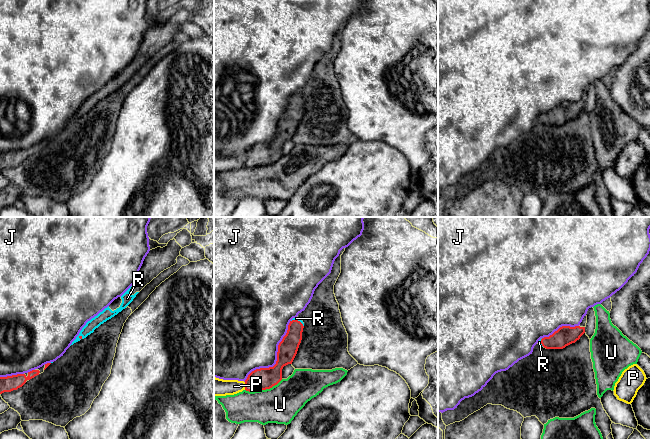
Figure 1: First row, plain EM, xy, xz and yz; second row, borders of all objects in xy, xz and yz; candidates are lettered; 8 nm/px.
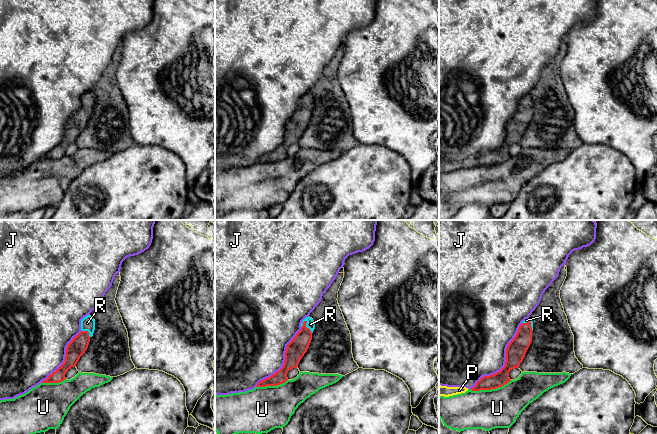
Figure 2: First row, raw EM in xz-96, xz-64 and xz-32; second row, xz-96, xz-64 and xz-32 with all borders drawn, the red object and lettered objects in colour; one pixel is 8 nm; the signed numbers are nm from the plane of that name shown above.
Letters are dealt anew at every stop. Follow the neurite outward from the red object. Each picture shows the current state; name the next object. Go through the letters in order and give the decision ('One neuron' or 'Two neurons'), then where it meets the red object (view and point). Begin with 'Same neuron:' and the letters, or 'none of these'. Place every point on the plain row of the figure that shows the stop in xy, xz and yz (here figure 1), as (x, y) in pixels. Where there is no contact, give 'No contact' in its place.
Same neuron: R
J: Two neurons. Touches red at xz (277, 134)
P: Two neurons. Touches red at xz (245, 162)
R: One neuron. Touches red at xz (297, 96)
U: Two neurons. Touches red at xz (263, 165)

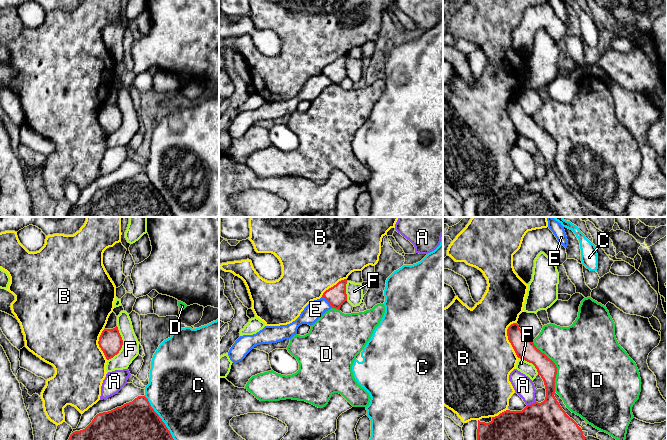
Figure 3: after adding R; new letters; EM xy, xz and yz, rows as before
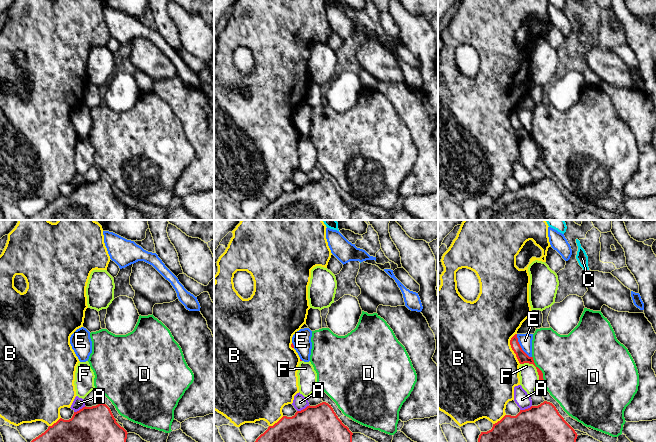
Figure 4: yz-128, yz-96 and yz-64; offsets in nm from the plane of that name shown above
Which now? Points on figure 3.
Same neuron: none of these
A: Two neurons. Touches red at yz (531, 180)
B: Two neurons. Touches red at yz (508, 115)
C: Two neurons. Touches red at xy (160, 194)
D: Two neurons. Touches red at yz (555, 141)
E: Two neurons. Touches red at xz (328, 77)
F: Two neurons. Touches red at xy (122, 120)

